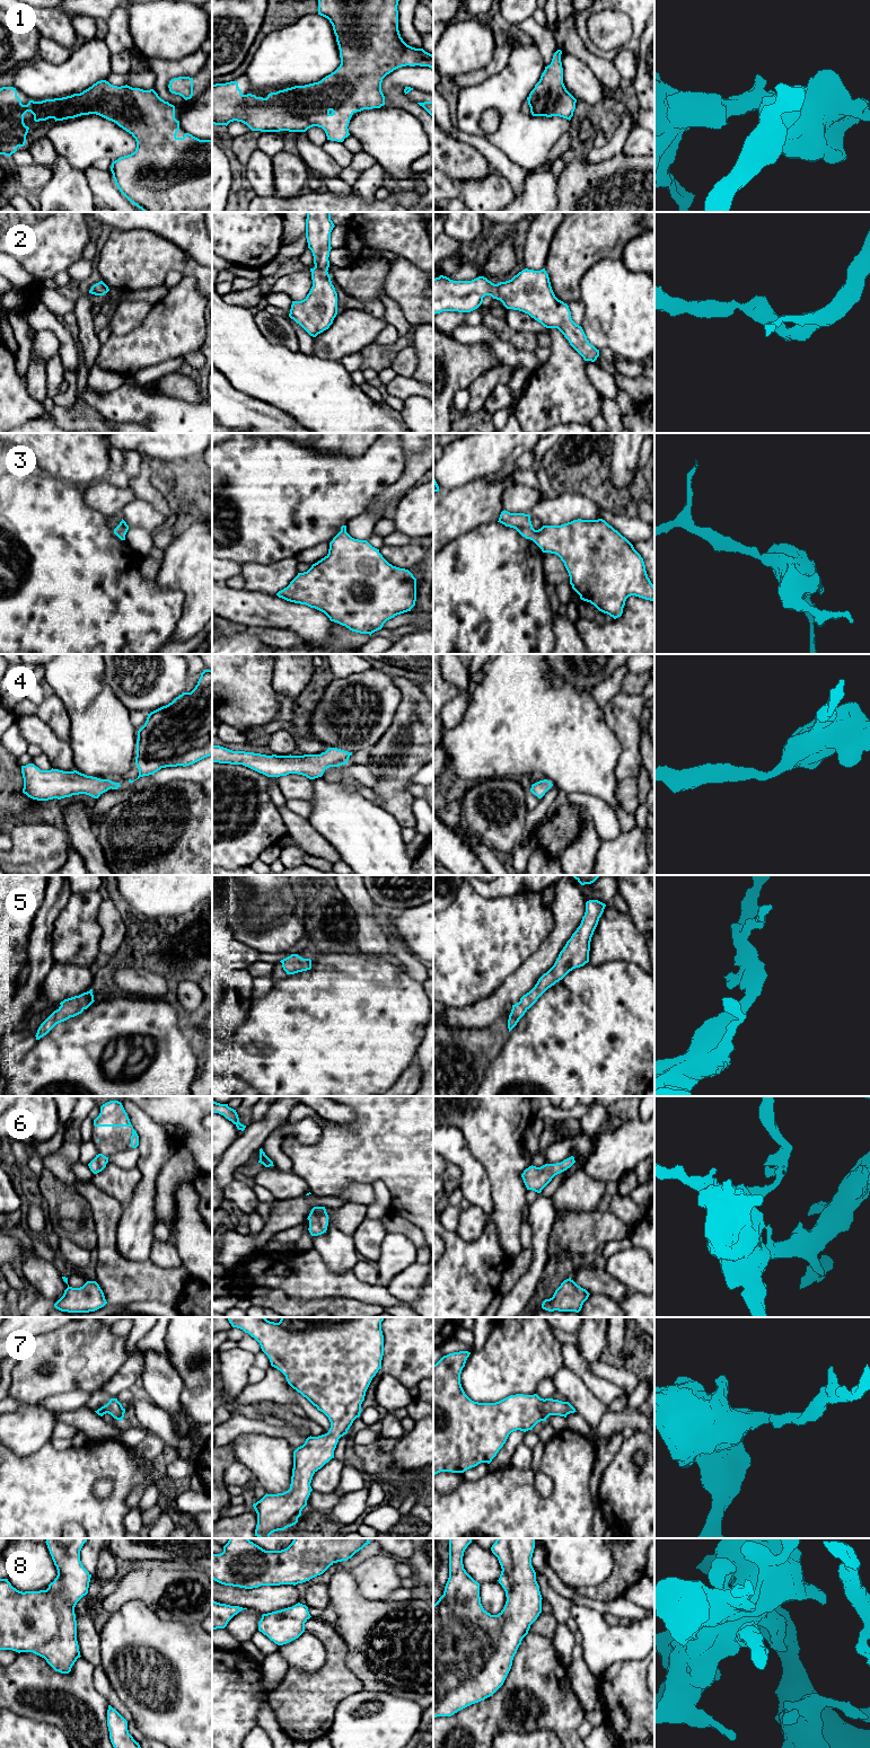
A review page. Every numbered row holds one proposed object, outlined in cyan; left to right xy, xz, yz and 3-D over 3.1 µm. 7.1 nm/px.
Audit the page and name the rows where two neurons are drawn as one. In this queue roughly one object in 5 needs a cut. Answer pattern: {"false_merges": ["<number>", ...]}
{"false_merges": []}

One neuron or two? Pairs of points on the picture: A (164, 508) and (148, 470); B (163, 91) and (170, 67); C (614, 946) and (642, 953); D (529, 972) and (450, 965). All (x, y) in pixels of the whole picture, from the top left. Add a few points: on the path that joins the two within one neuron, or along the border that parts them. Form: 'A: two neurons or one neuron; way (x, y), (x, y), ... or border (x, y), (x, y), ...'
A: one neuron; way (156, 499), (148, 491), (148, 479)
B: one neuron; way (163, 86), (165, 72)
C: one neuron; way (621, 946), (632, 946), (635, 950)
D: two neurons; border (534, 952), (497, 989)

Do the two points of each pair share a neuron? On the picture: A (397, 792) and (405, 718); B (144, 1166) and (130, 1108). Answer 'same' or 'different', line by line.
A: same
B: same

